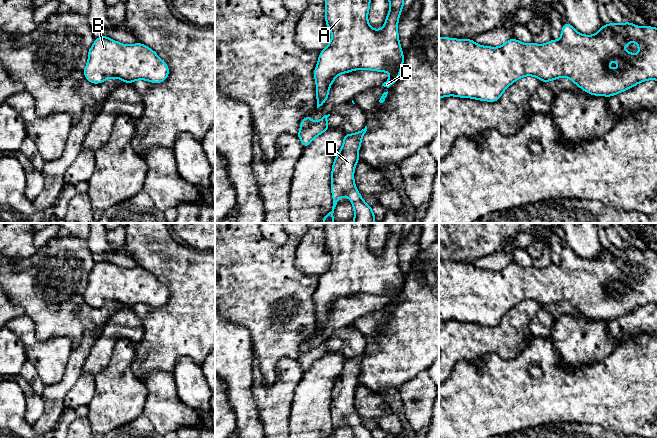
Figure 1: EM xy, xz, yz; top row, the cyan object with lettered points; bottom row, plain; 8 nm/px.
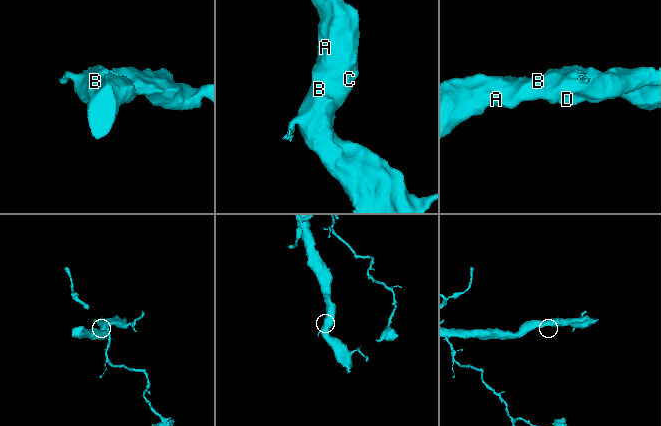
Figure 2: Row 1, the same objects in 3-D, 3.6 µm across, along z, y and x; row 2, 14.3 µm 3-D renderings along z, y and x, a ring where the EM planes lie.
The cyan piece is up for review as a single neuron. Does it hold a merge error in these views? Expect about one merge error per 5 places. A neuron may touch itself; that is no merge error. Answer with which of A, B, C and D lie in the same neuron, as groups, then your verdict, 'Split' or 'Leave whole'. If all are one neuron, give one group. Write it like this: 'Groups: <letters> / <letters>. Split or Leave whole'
Groups: A B C D. Leave whole

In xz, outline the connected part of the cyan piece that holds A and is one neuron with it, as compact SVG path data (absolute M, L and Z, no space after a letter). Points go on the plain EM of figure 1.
M325 223L325 247L332 262L328 270L319 276L313 296L316 306L317 332L328 323L330 310L340 298L359 293L388 296L390 302L382 308L389 312L399 302L404 287L404 278L399 265L398 245L404 231L404 223L388 223L390 233L383 251L376 254L368 247L371 223Z

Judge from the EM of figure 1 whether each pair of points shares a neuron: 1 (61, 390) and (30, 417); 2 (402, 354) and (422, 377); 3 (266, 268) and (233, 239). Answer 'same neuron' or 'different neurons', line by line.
1: different neurons
2: different neurons
3: same neuron

